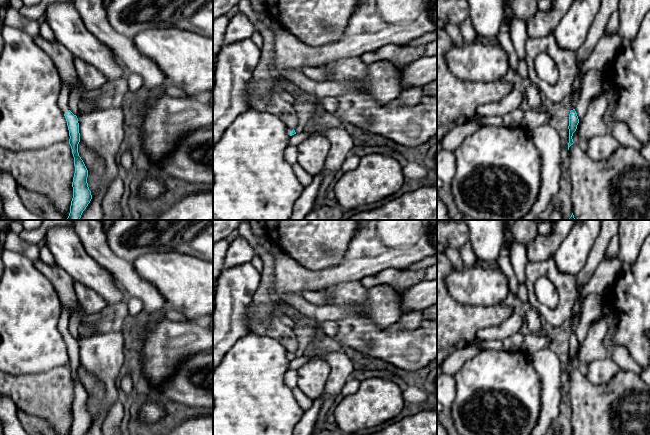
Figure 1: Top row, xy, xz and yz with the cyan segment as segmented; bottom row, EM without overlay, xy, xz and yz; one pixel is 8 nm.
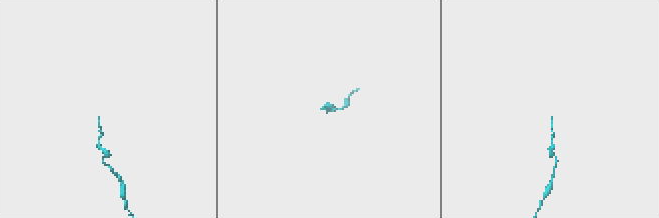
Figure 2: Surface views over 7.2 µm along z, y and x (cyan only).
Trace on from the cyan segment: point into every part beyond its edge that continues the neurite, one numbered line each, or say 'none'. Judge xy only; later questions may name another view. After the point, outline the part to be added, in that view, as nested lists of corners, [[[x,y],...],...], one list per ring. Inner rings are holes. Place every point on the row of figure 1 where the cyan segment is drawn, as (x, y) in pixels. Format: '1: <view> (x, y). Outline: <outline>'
1: xy (63, 100). Outline: [[[62,83],[61,92],[58,99],[58,105],[64,114],[69,111],[68,102],[70,91],[71,90],[69,86],[65,83]]]

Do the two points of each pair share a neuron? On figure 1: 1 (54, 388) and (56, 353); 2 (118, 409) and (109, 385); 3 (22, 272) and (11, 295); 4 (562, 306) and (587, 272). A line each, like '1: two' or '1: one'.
1: two
2: two
3: one
4: two

